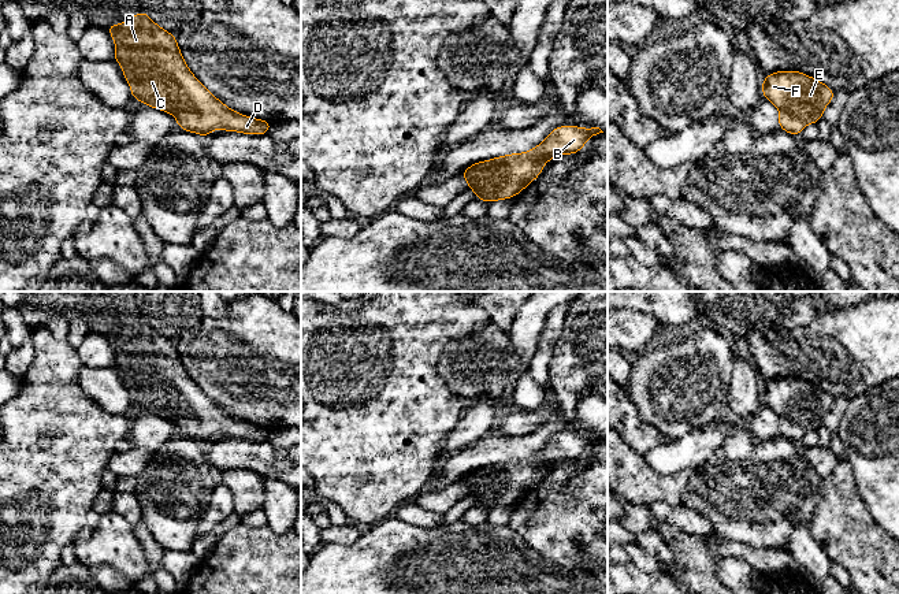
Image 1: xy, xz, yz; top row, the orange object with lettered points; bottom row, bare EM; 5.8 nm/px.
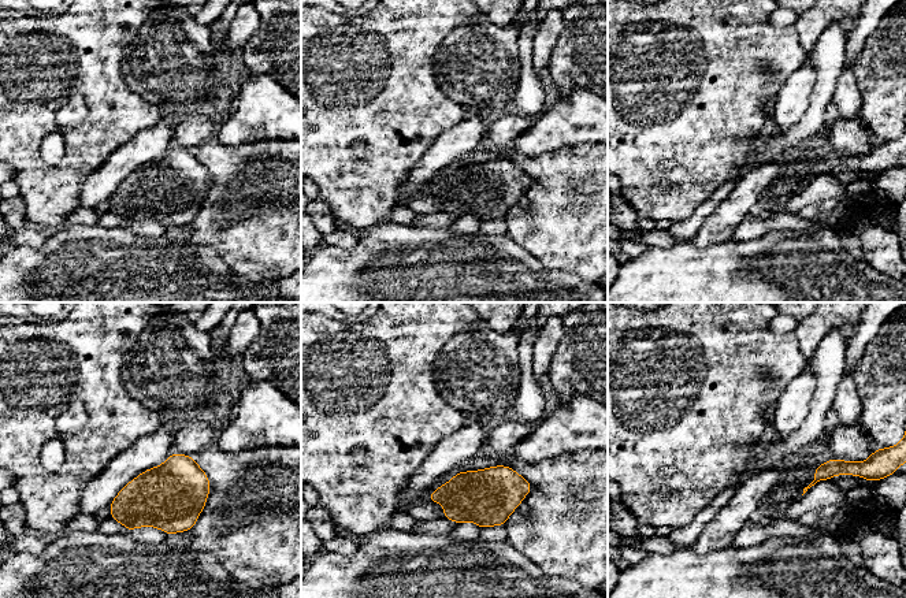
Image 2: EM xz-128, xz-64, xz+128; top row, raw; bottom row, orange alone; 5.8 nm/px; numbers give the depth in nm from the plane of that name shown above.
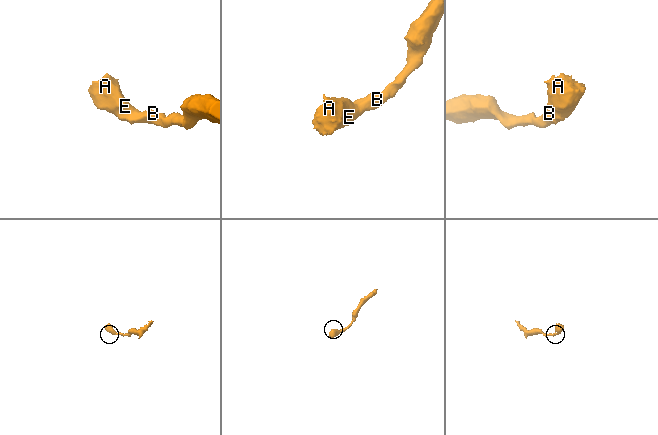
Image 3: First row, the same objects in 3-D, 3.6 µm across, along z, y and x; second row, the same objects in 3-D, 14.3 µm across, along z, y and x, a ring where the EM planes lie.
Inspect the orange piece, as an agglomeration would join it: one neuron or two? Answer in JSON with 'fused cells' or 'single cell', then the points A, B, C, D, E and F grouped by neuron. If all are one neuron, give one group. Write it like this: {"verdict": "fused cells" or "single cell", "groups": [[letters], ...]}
{"verdict": "single cell", "groups": [["A", "B", "C", "D", "E", "F"]]}

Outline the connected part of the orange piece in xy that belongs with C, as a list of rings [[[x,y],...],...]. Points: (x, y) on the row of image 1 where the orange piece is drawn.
[[[144,11],[122,25],[105,27],[114,37],[114,60],[123,68],[131,97],[174,114],[181,130],[207,138],[215,129],[267,134],[272,122],[231,111],[186,66],[177,37],[157,26]]]

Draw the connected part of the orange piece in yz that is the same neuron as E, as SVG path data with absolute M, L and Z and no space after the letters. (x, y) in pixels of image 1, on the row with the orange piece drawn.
M777 71L762 81L762 96L780 109L779 127L799 135L806 125L817 123L824 108L832 101L835 90L800 71Z

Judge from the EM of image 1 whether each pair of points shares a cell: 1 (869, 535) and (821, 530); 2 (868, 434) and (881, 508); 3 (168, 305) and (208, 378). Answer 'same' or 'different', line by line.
1: same
2: same
3: different

